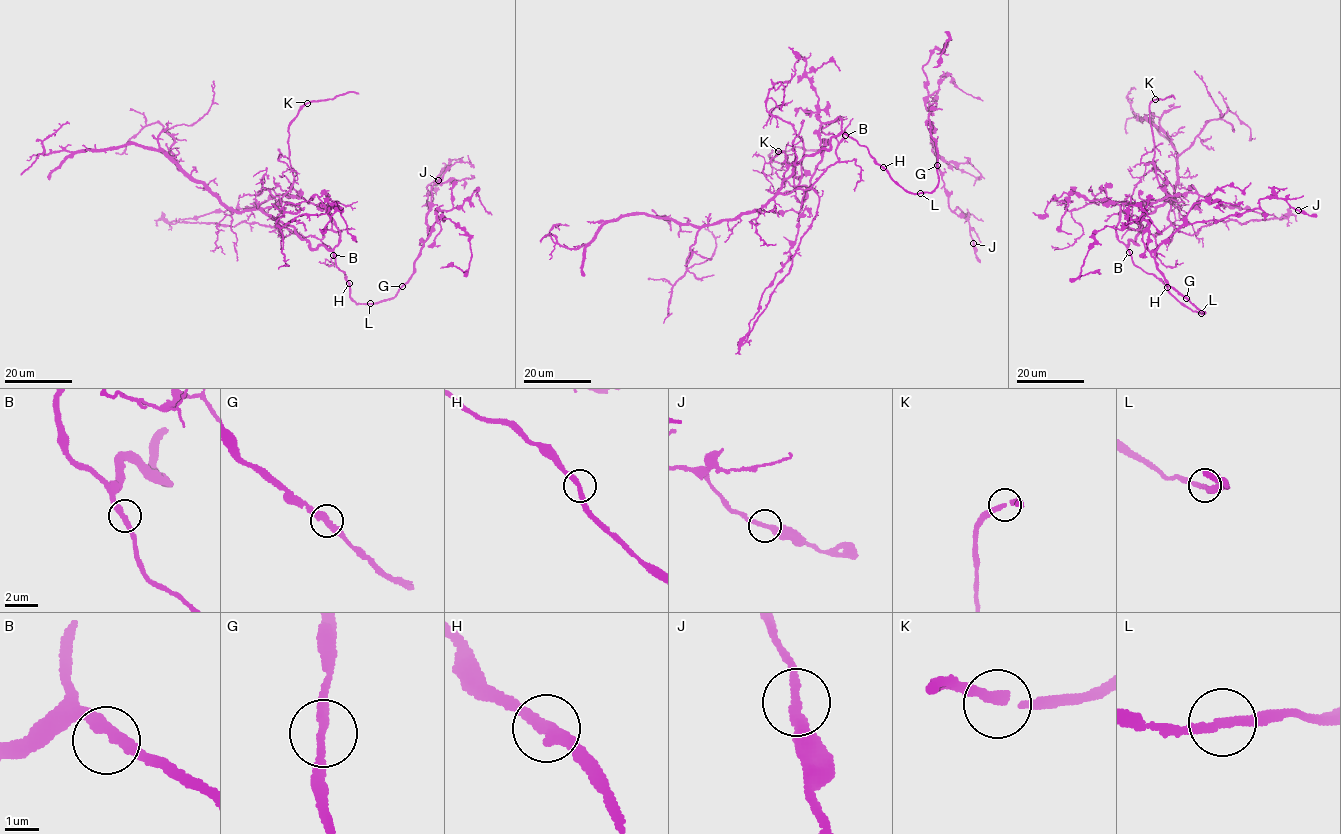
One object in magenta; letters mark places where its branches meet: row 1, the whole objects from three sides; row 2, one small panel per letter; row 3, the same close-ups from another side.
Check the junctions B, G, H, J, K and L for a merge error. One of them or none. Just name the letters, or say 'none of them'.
none of them

